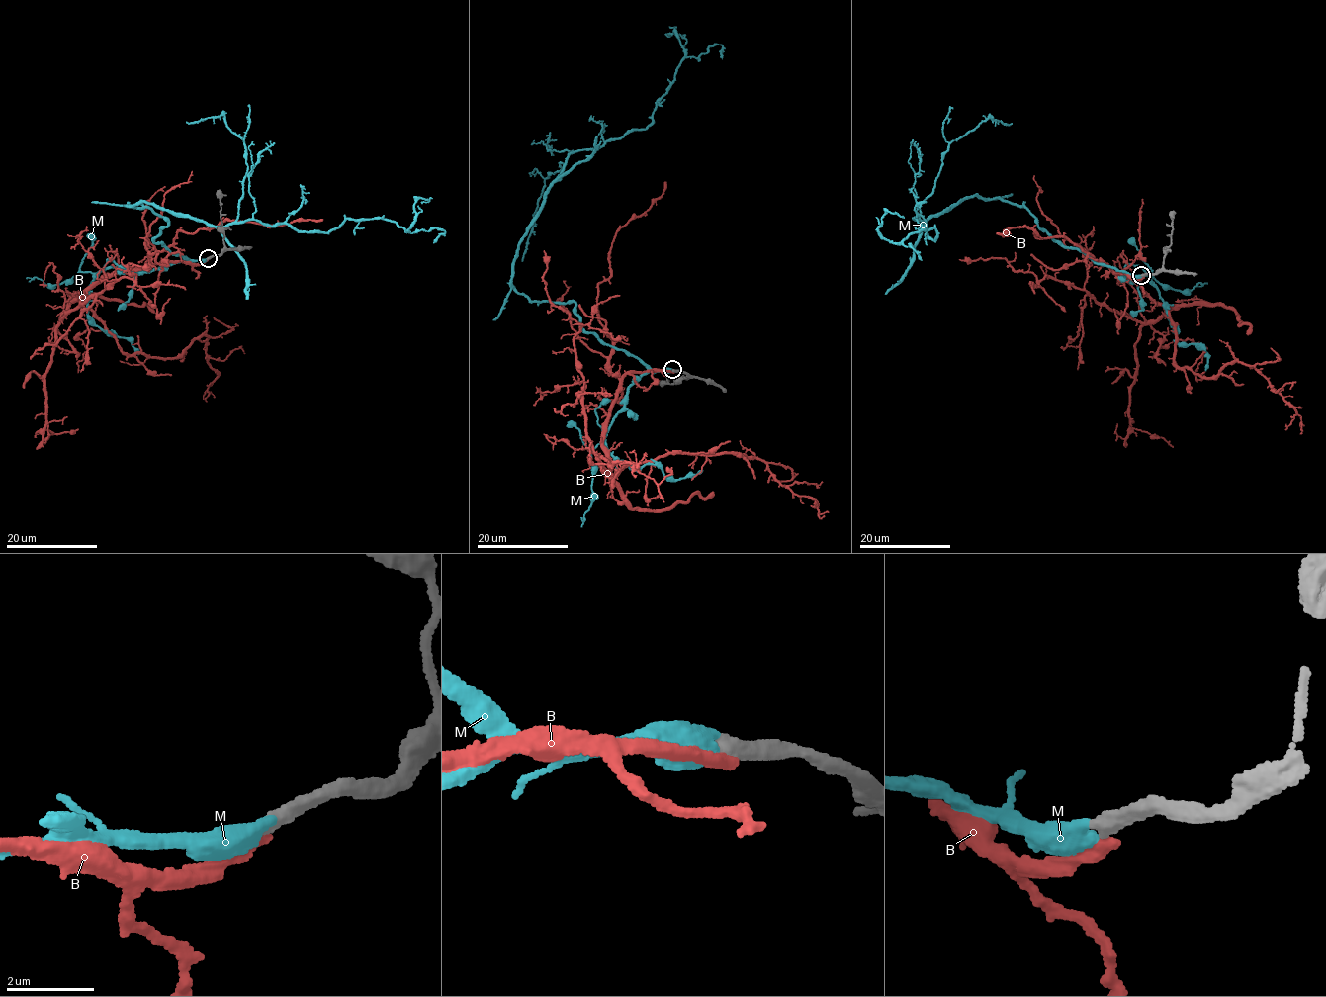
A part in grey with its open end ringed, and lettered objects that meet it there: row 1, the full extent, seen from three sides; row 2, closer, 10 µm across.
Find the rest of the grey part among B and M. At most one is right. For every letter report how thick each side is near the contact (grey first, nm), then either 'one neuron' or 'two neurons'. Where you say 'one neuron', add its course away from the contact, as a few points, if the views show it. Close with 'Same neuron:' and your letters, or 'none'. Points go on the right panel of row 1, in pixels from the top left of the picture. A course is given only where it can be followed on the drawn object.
B: calibres 400 and 320 nm; two neurons
M: calibres 380 and 400 nm; one neuron; course (1141, 276), (996, 198), (915, 218), (936, 240), (878, 231), (886, 211), (904, 218)
Same neuron: M

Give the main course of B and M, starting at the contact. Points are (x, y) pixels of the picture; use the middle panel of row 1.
B: (672, 371), (622, 378), (603, 443), (609, 460), (745, 453), (816, 501), (824, 515)
M: (672, 369), (511, 277), (566, 160), (650, 126), (684, 55), (668, 34), (684, 47)

